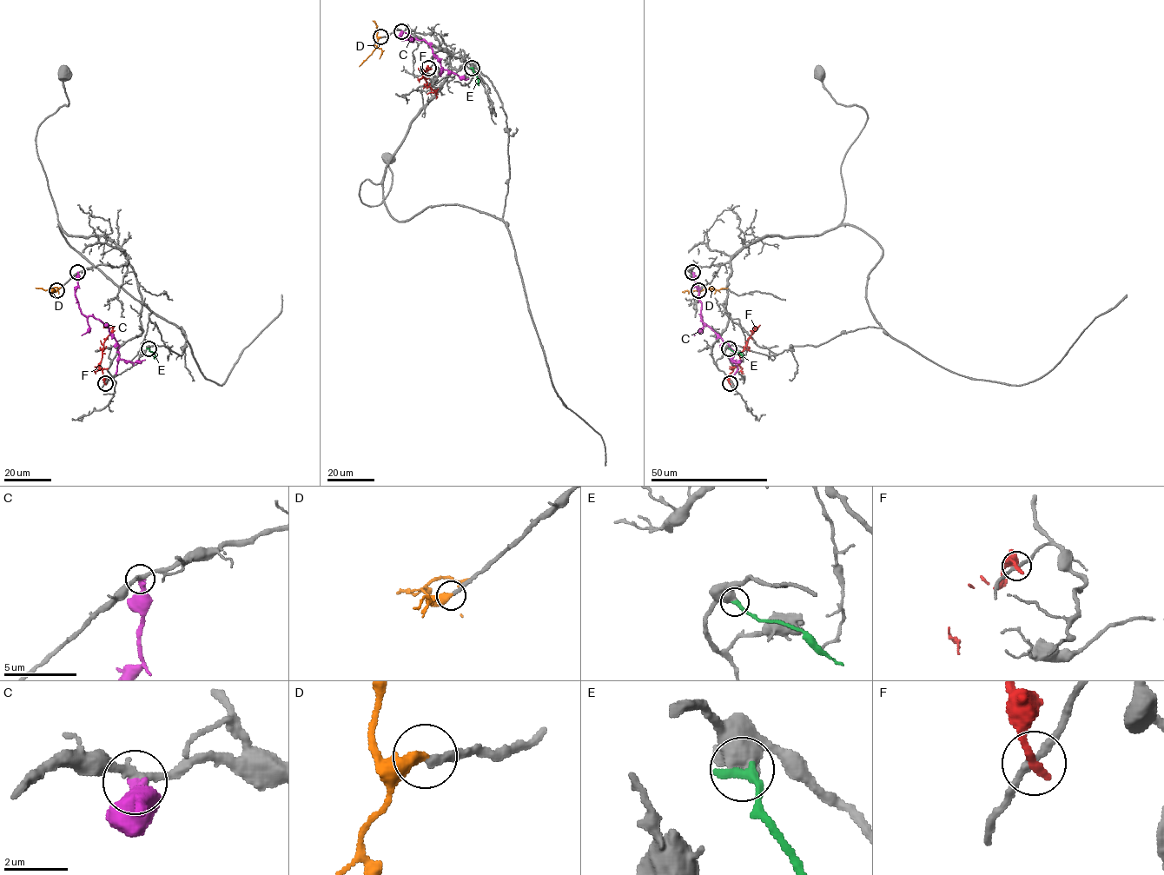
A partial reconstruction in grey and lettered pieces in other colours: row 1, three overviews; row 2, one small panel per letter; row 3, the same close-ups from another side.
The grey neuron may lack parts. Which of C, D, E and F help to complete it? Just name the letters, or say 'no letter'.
D

